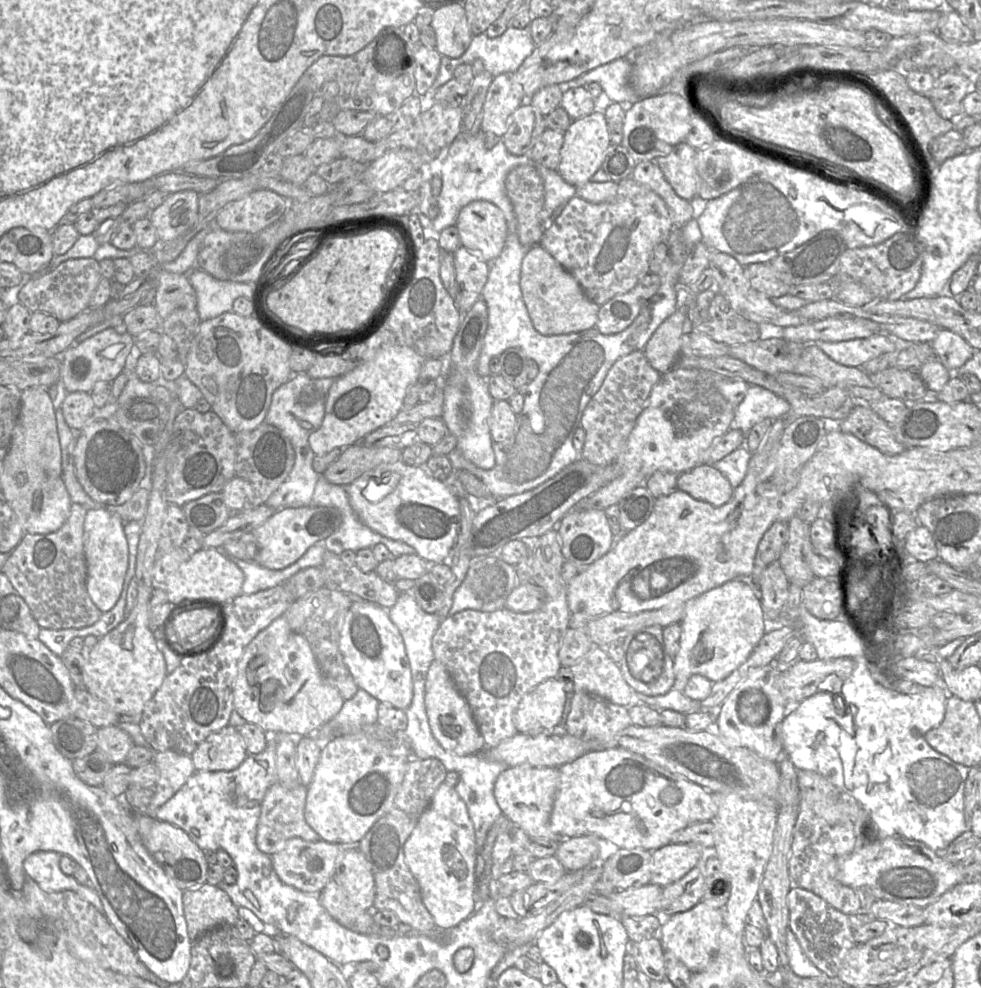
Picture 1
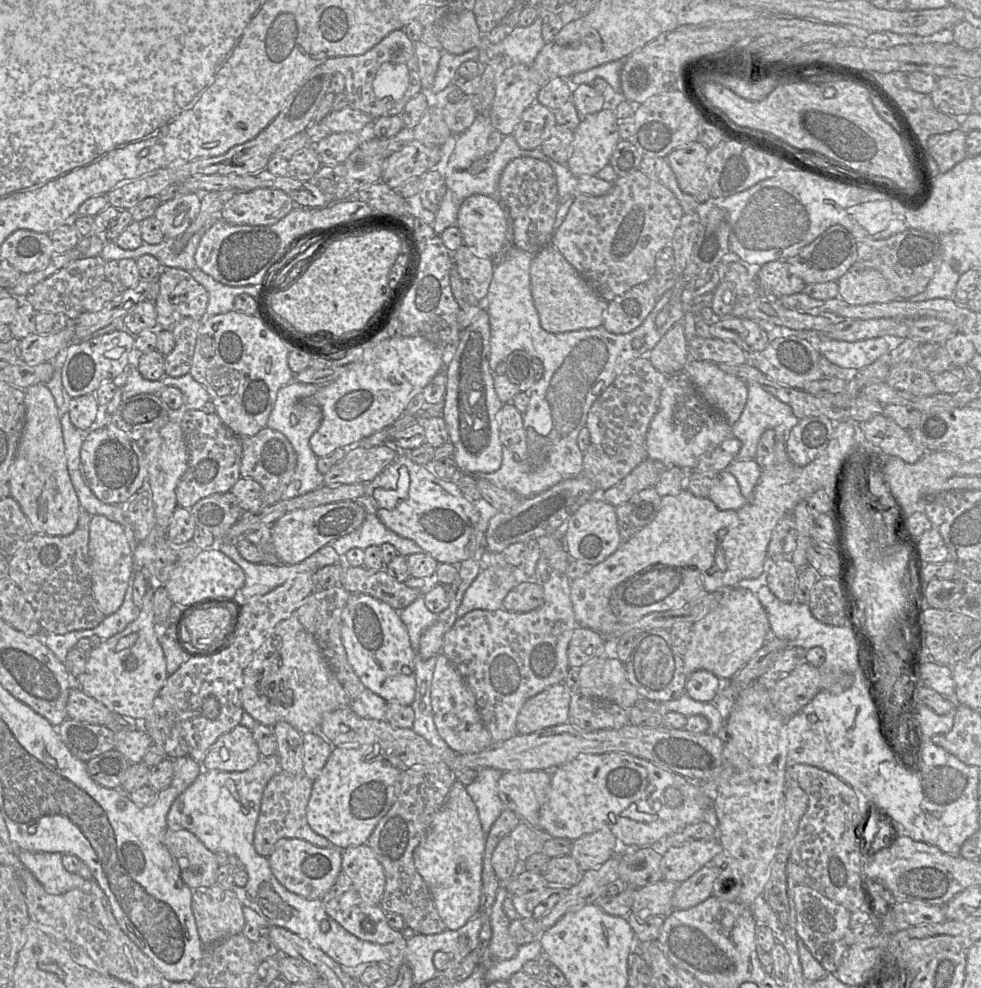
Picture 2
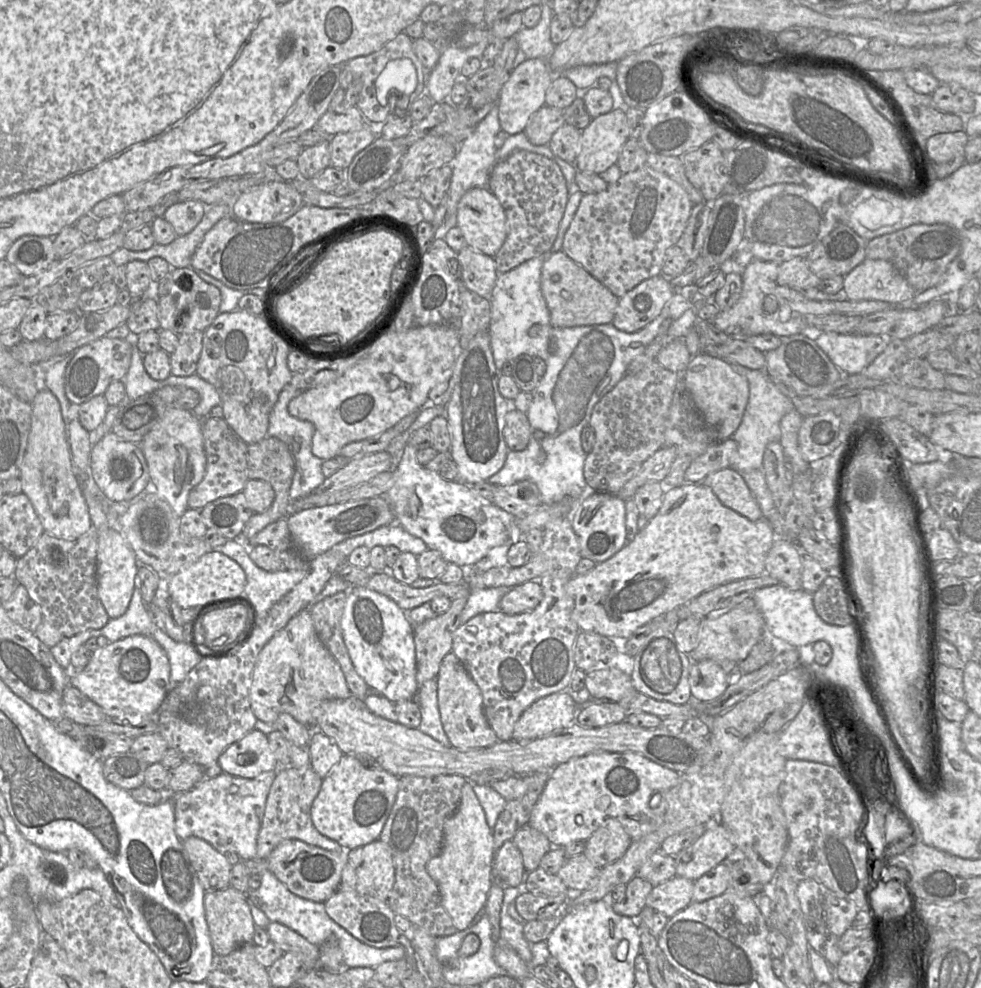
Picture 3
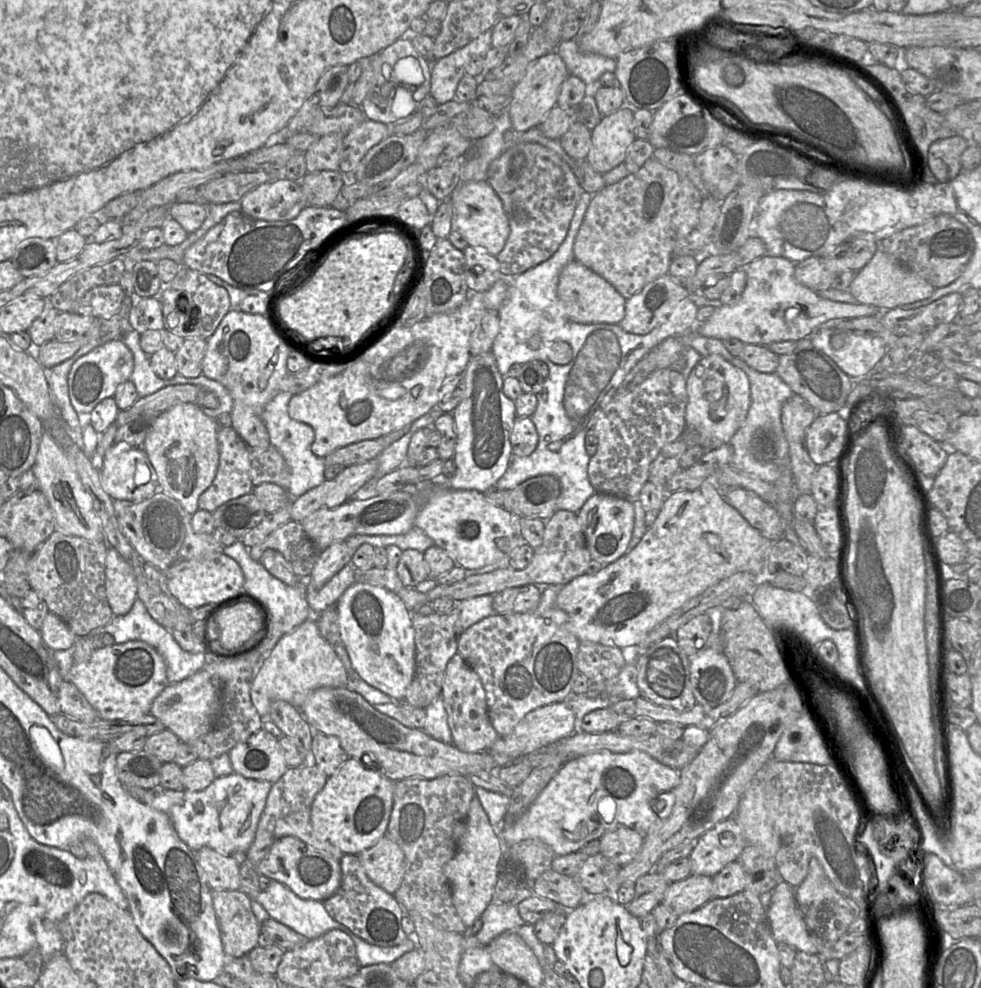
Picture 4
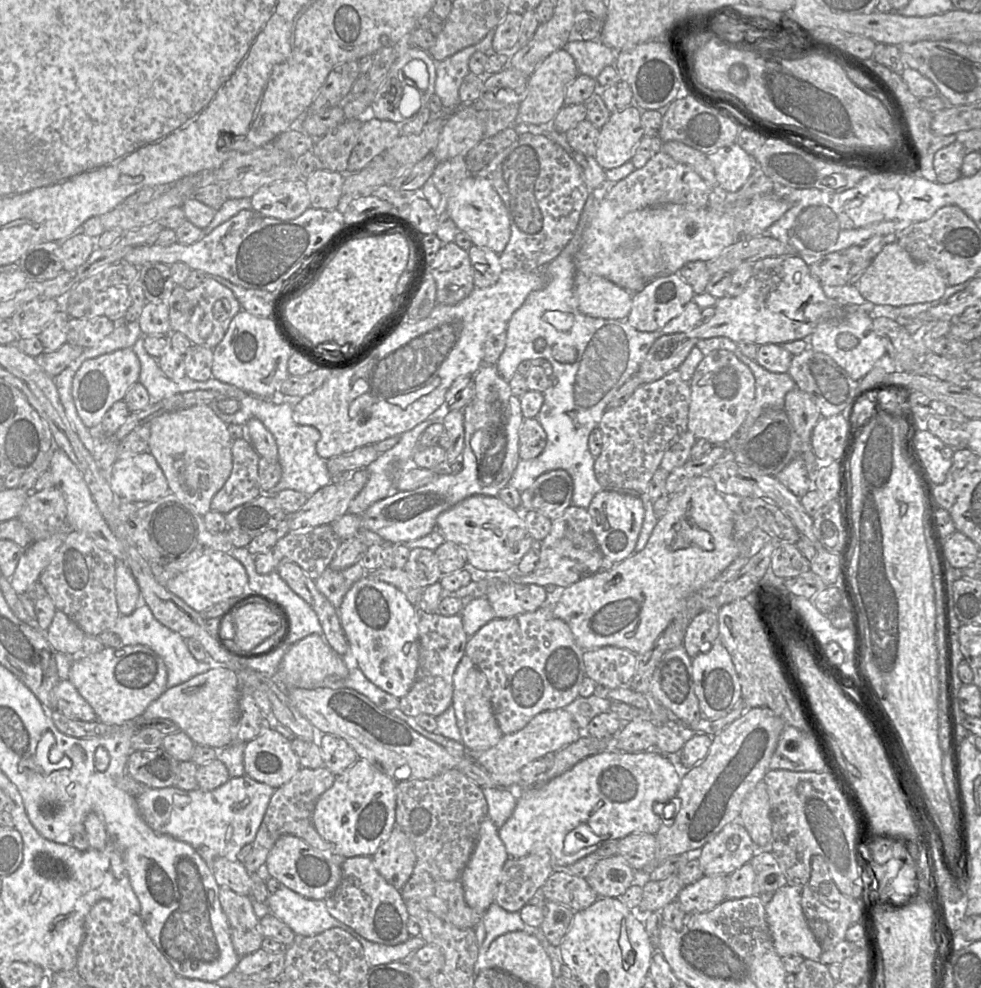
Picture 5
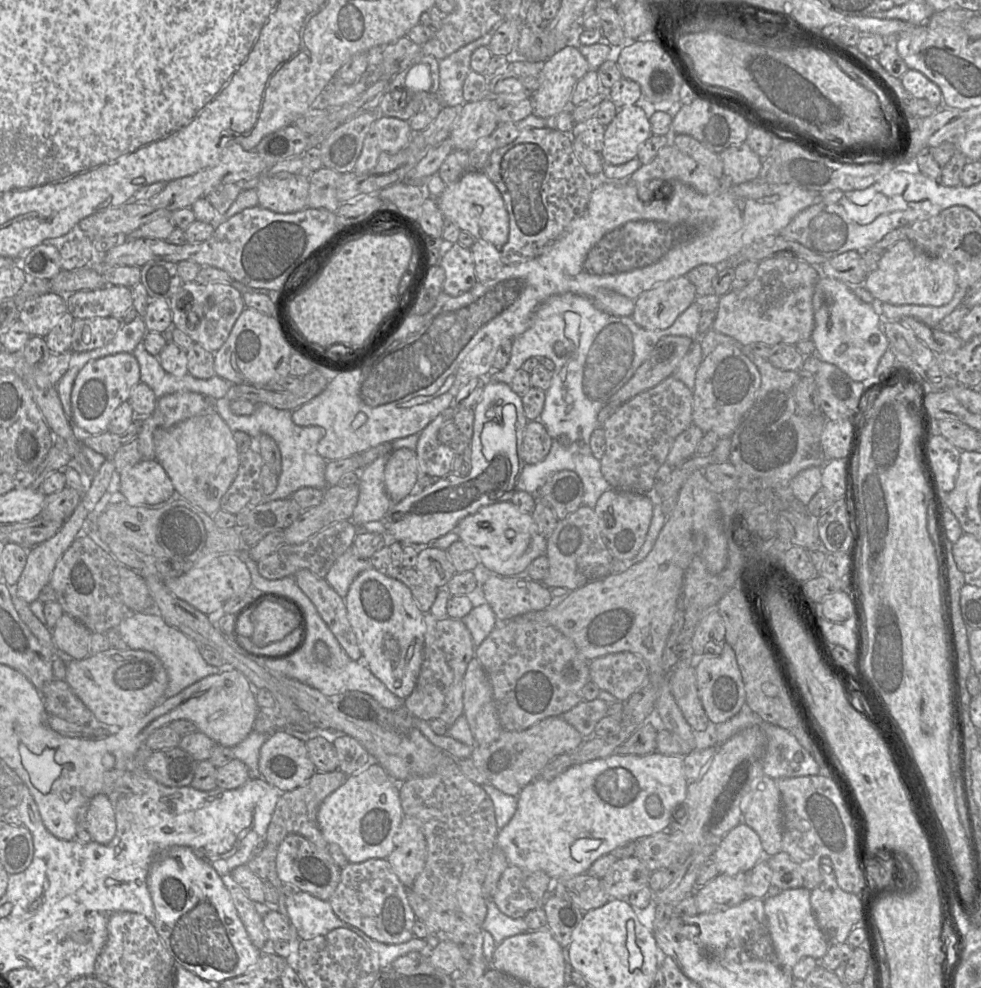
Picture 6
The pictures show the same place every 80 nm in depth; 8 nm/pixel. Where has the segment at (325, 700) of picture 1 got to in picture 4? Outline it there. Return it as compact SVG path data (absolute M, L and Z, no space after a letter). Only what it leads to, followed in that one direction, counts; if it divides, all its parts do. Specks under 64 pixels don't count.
M311 617L278 640L253 679L250 697L259 715L263 719L270 720L270 706L275 700L286 701L300 709L301 705L312 691L322 687L346 687L347 684L348 674L342 661L332 646L322 637L315 618Z

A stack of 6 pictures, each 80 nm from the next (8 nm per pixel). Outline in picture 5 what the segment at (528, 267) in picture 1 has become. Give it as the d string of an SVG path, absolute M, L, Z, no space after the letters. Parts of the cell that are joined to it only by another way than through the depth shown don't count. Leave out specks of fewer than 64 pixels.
M576 273L574 289L581 313L594 318L626 319L632 307L632 294L599 277Z

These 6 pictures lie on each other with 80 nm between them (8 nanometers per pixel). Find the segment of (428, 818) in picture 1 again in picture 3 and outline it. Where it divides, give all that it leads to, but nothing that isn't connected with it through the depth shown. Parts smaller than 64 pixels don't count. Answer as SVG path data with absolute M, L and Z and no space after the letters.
M473 783L462 787L457 810L446 820L443 846L438 855L430 859L426 870L437 883L442 905L458 931L465 930L485 906L493 883L493 859L496 853L492 829L488 826L484 810L473 790Z

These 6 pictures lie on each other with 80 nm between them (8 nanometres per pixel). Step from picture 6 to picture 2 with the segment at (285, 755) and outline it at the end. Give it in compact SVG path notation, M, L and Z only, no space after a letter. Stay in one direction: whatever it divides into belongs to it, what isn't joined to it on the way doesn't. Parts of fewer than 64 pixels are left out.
M238 725L212 744L201 765L203 770L243 772L253 767L260 757L252 730Z

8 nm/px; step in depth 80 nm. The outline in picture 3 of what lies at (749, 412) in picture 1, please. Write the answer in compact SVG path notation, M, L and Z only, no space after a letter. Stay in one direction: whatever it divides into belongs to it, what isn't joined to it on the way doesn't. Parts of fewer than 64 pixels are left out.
M729 363L732 368L744 377L749 385L749 398L742 421L732 435L737 442L737 451L732 456L731 468L739 473L762 469L763 454L766 446L781 439L781 419L785 414L795 409L790 398L784 395L775 385L765 370L751 370L739 364Z

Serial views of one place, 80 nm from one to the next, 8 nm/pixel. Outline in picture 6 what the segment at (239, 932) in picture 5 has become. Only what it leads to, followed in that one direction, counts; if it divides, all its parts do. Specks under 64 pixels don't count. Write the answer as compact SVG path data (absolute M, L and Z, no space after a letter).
M230 875L222 877L222 881L229 890L232 902L250 941L256 948L260 950L263 949L268 940L262 921L263 916L257 913L253 906L253 901L247 897L243 889L230 877Z

